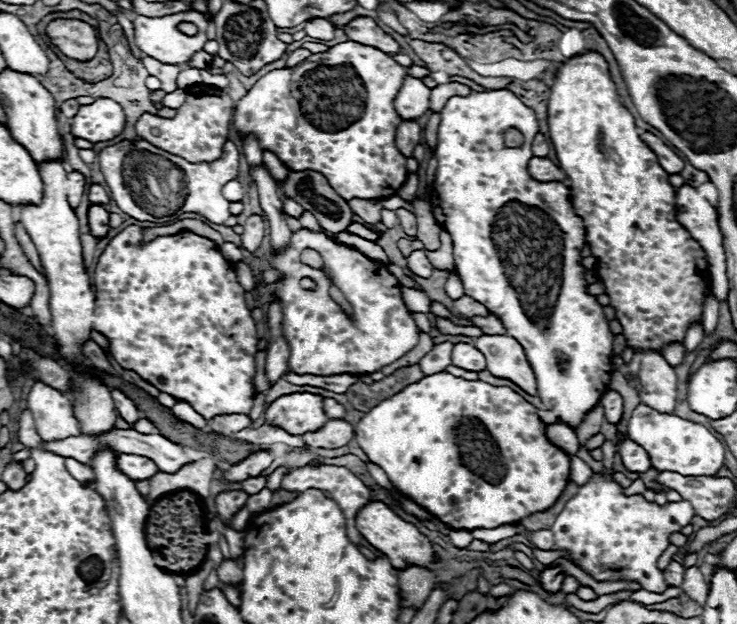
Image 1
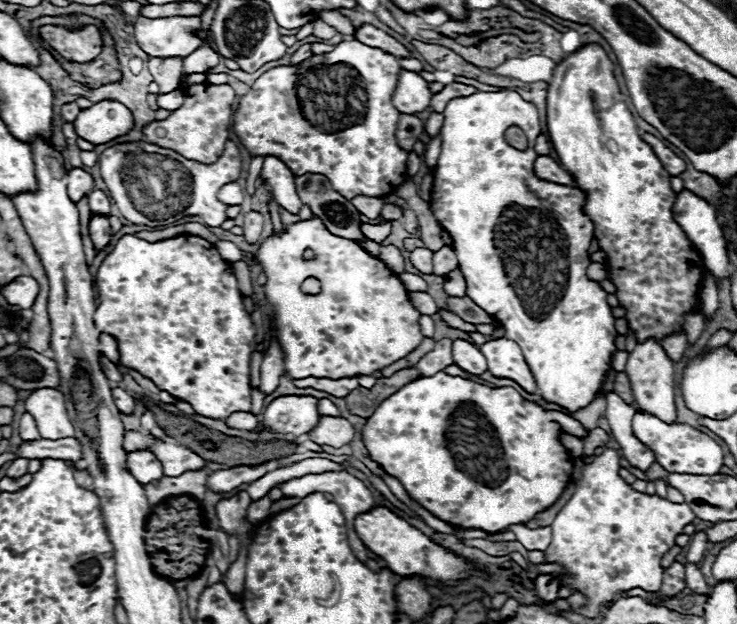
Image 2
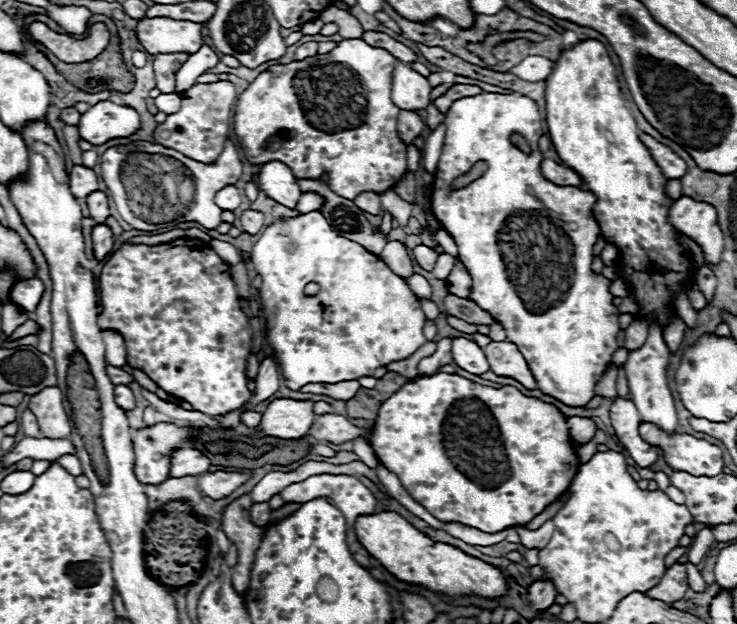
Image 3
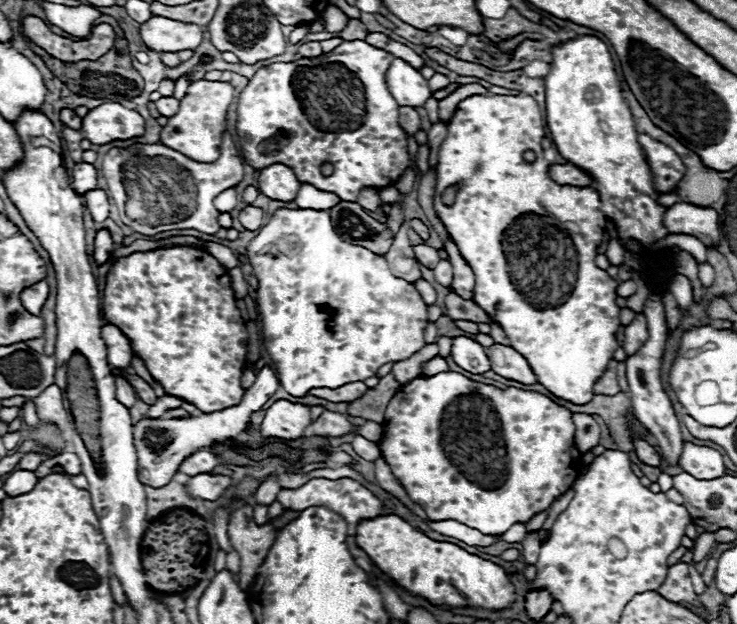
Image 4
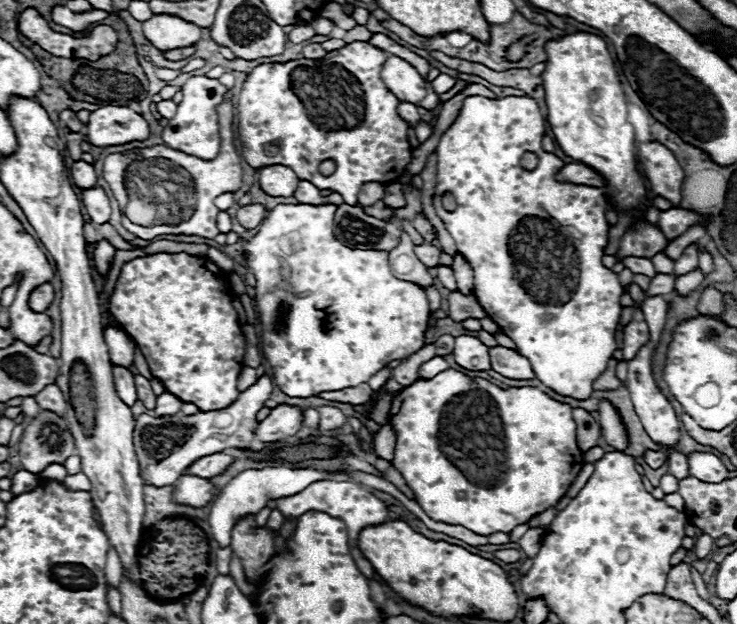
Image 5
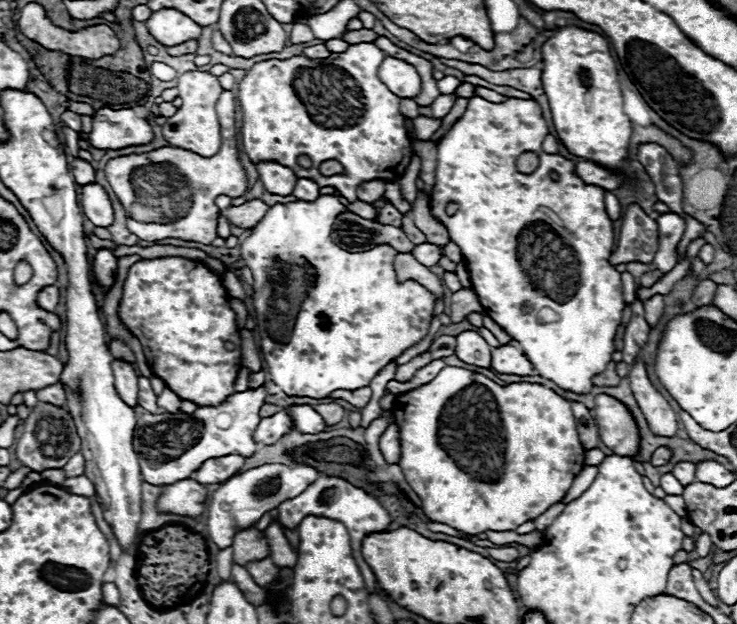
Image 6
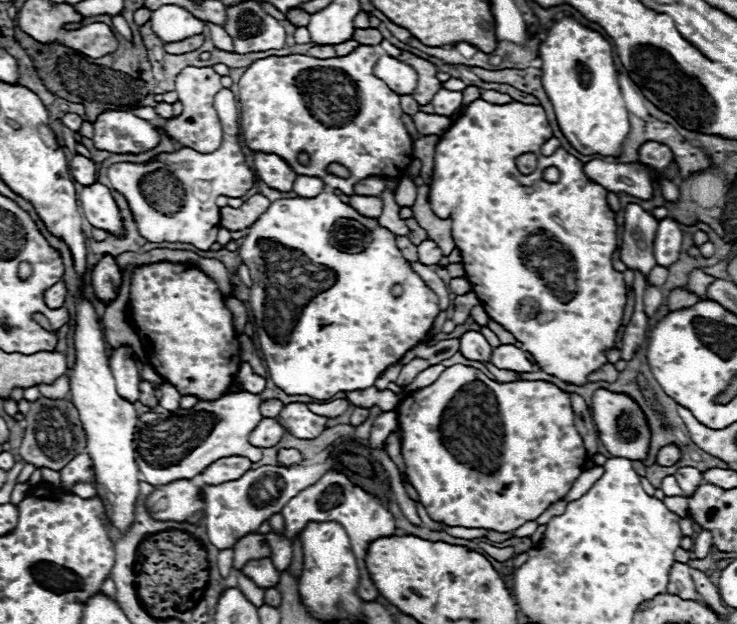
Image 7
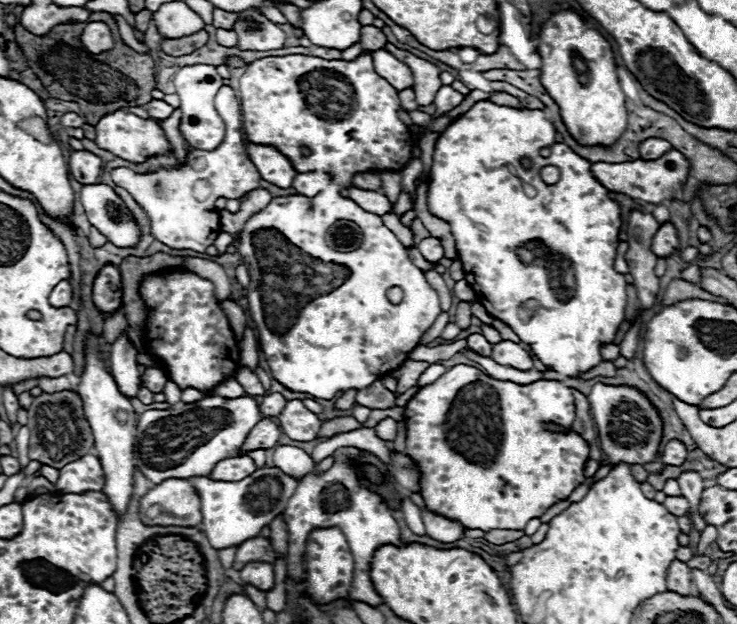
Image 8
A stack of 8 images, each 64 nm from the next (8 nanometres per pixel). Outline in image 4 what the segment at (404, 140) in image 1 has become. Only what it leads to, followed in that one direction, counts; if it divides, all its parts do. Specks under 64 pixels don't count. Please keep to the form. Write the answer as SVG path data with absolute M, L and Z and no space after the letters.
M400 106L398 108L400 112L400 122L402 122L402 128L406 130L406 134L416 134L420 130L420 116L416 112L416 108L412 106Z

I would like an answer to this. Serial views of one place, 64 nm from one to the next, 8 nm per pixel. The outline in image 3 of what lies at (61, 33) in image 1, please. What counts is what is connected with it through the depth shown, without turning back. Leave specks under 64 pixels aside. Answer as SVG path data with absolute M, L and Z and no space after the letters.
M32 22L27 26L27 32L62 62L86 62L90 58L96 58L106 50L110 42L106 24L94 24L94 30L78 40L70 40L68 34L56 34L42 22Z

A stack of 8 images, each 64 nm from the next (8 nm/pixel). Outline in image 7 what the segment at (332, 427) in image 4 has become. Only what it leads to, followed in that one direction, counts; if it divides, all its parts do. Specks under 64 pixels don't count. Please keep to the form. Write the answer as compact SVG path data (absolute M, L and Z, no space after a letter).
M342 398L342 400L332 400L328 404L318 404L318 402L308 402L308 408L314 412L314 414L320 414L320 416L340 416L342 412L346 412L350 408L350 400L348 398Z

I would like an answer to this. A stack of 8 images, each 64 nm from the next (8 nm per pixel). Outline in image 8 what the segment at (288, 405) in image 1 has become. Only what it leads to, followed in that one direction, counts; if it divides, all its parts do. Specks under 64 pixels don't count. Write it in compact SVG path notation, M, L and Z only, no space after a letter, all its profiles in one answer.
M270 418L260 420L260 422L248 432L248 436L246 436L246 440L244 440L244 444L242 444L238 456L244 456L244 454L250 452L250 450L272 448L272 446L276 446L280 434L282 434L280 426L276 426Z

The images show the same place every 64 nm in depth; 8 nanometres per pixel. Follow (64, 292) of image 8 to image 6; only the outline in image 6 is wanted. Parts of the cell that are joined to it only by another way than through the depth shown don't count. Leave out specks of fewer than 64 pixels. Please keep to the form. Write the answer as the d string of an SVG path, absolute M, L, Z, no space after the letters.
M46 286L42 288L42 292L38 294L38 304L44 308L44 310L50 310L54 312L56 306L60 302L60 288L58 286Z

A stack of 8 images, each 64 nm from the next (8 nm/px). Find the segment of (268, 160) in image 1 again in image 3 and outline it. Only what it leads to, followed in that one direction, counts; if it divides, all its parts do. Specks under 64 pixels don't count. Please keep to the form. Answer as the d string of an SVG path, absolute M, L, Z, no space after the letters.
M268 162L260 168L258 174L258 184L260 190L270 196L272 200L288 206L288 208L296 208L298 196L300 196L300 186L296 176L292 174L292 170L282 164L282 162Z

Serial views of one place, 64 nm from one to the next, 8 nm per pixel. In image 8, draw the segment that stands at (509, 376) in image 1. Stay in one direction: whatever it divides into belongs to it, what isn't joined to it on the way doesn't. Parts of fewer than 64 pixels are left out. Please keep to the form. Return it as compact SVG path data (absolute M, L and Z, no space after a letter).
M502 340L502 342L494 344L492 358L496 362L502 362L504 366L518 366L518 370L532 370L534 368L528 350L522 344L516 344L510 340Z

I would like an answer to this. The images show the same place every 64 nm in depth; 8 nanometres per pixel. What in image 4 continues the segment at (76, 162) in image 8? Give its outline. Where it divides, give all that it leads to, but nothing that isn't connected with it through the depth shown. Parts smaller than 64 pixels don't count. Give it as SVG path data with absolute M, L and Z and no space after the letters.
M78 162L72 168L72 188L78 194L86 194L88 190L96 188L96 176L98 176L98 172L96 172L96 168L92 164Z

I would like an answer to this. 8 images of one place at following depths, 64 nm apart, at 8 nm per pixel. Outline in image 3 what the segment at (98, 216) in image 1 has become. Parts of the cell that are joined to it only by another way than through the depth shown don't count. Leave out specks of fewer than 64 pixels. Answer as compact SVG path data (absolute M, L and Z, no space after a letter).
M98 224L92 230L92 240L94 240L94 256L96 260L104 260L108 256L108 252L114 246L114 236L112 230L106 224Z

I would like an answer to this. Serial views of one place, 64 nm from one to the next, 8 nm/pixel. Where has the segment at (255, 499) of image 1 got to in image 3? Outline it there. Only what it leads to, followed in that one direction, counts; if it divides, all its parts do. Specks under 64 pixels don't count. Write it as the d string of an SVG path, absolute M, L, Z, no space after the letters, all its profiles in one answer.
M266 502L262 504L254 504L252 510L250 510L250 518L256 526L266 526L268 520L270 520L270 506Z

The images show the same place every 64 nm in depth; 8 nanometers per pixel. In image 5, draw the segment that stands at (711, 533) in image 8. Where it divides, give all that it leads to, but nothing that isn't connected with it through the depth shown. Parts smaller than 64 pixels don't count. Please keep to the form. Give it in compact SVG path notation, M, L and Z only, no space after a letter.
M702 534L700 538L696 538L696 546L694 546L694 552L698 558L706 558L714 548L714 540L708 536L708 534Z

